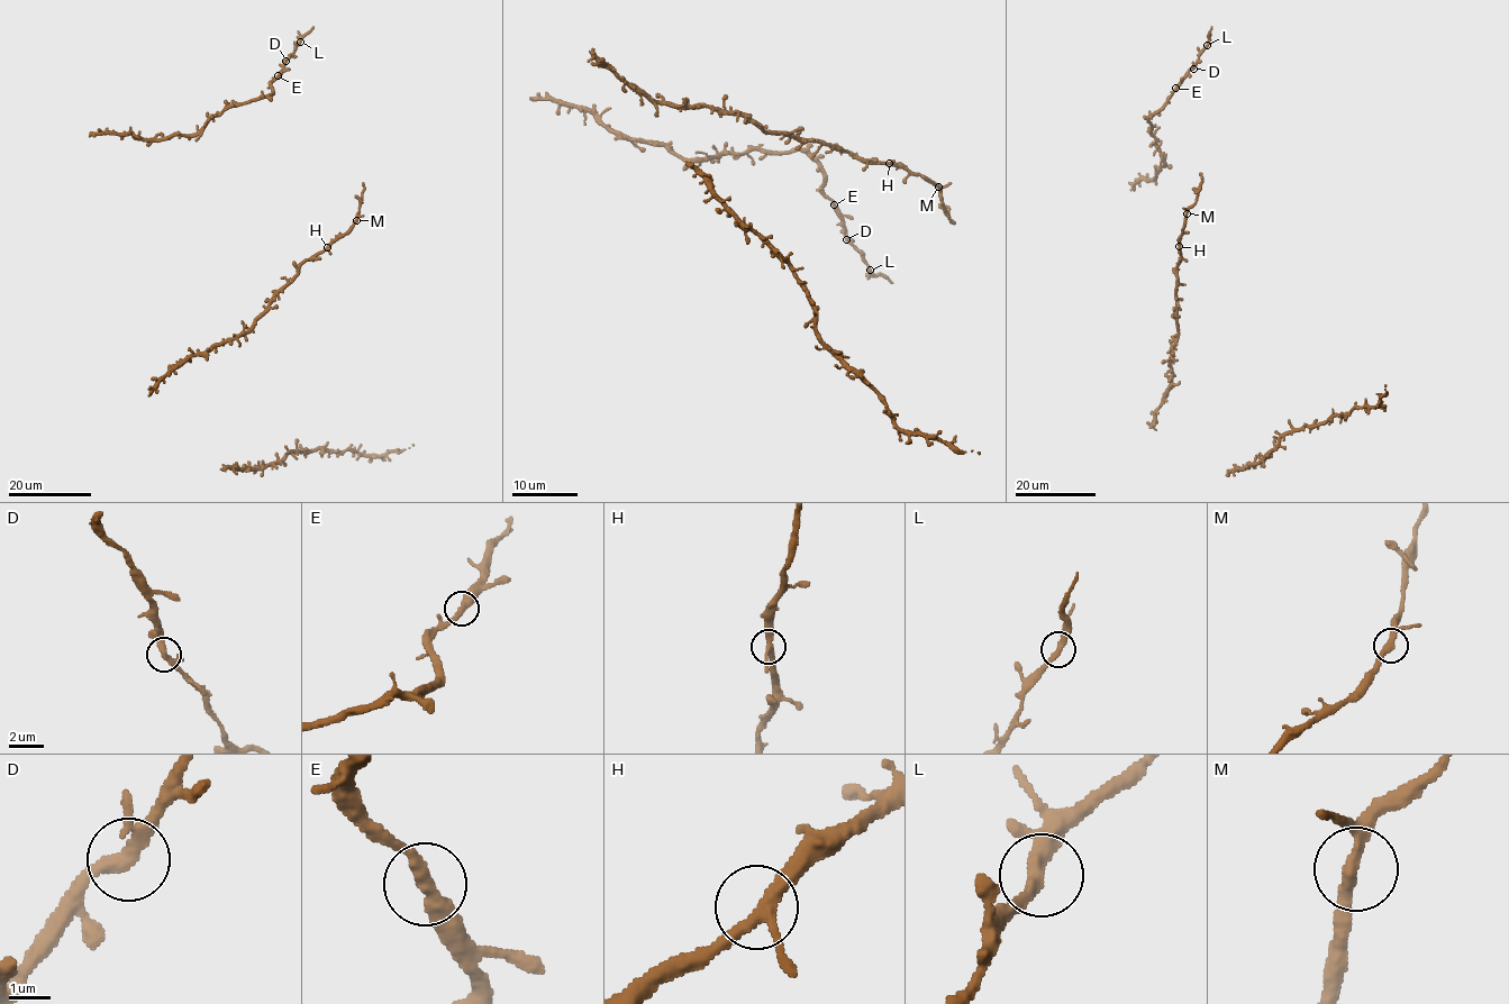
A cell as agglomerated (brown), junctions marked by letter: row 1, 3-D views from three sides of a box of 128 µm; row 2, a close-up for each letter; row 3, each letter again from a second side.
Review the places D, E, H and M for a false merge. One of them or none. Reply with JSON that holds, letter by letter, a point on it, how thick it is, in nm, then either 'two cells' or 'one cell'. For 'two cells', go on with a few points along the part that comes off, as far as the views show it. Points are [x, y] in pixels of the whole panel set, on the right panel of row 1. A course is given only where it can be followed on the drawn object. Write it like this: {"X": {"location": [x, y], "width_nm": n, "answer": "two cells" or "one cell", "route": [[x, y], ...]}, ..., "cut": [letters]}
{"D": {"location": [1193, 69], "width_nm": 280, "answer": "one cell"}, "E": {"location": [1175, 88], "width_nm": 360, "answer": "one cell"}, "H": {"location": [1179, 246], "width_nm": 280, "answer": "one cell"}, "M": {"location": [1187, 213], "width_nm": 280, "answer": "one cell"}, "cut": []}

